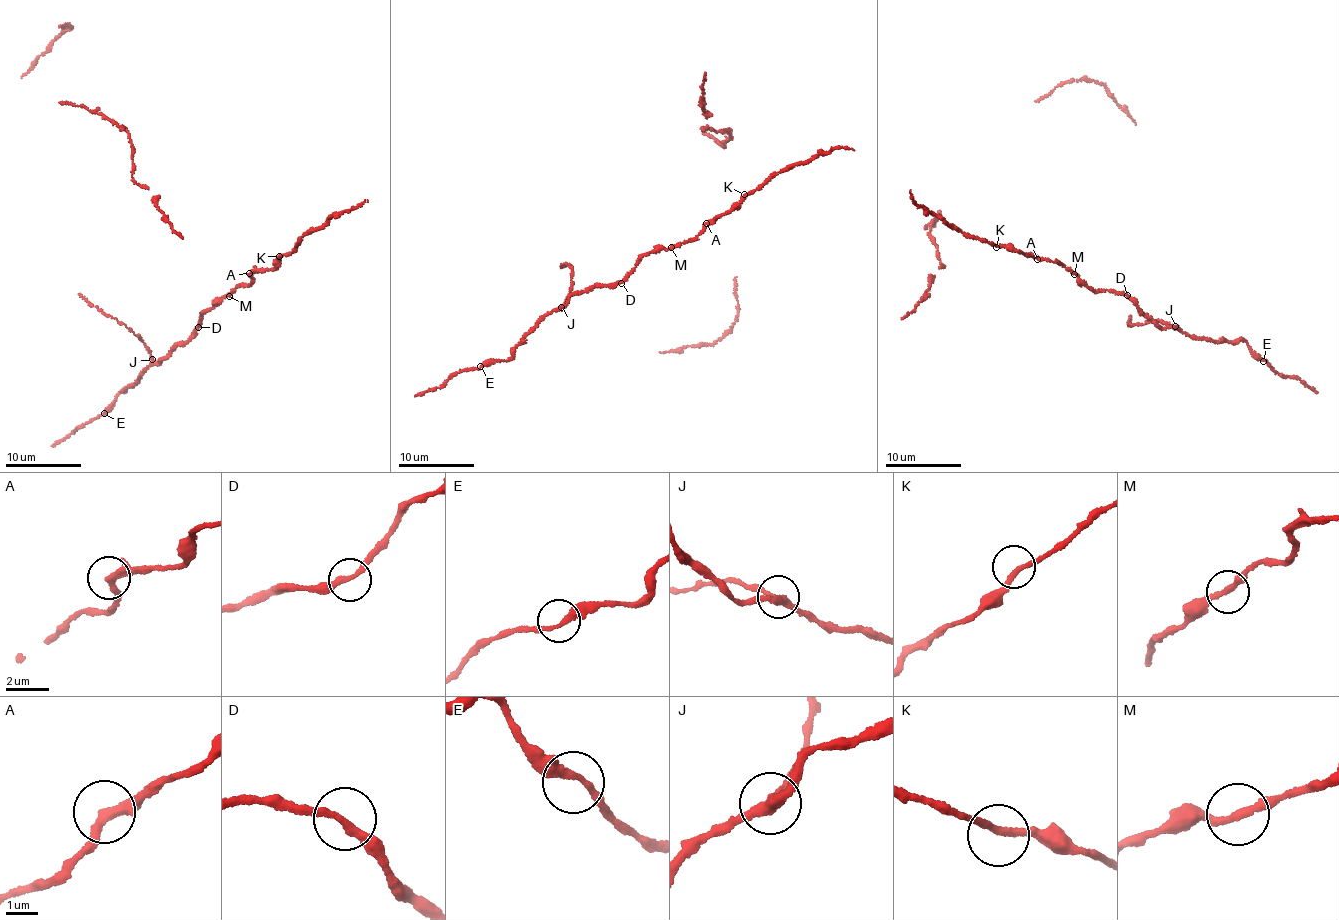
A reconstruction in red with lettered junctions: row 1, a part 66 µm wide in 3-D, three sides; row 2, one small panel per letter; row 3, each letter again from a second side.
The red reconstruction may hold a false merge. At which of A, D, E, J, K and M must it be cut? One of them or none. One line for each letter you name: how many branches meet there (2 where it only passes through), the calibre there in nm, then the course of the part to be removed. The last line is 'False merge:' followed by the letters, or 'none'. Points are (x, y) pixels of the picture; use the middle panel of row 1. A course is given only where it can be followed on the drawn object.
False merge: none

